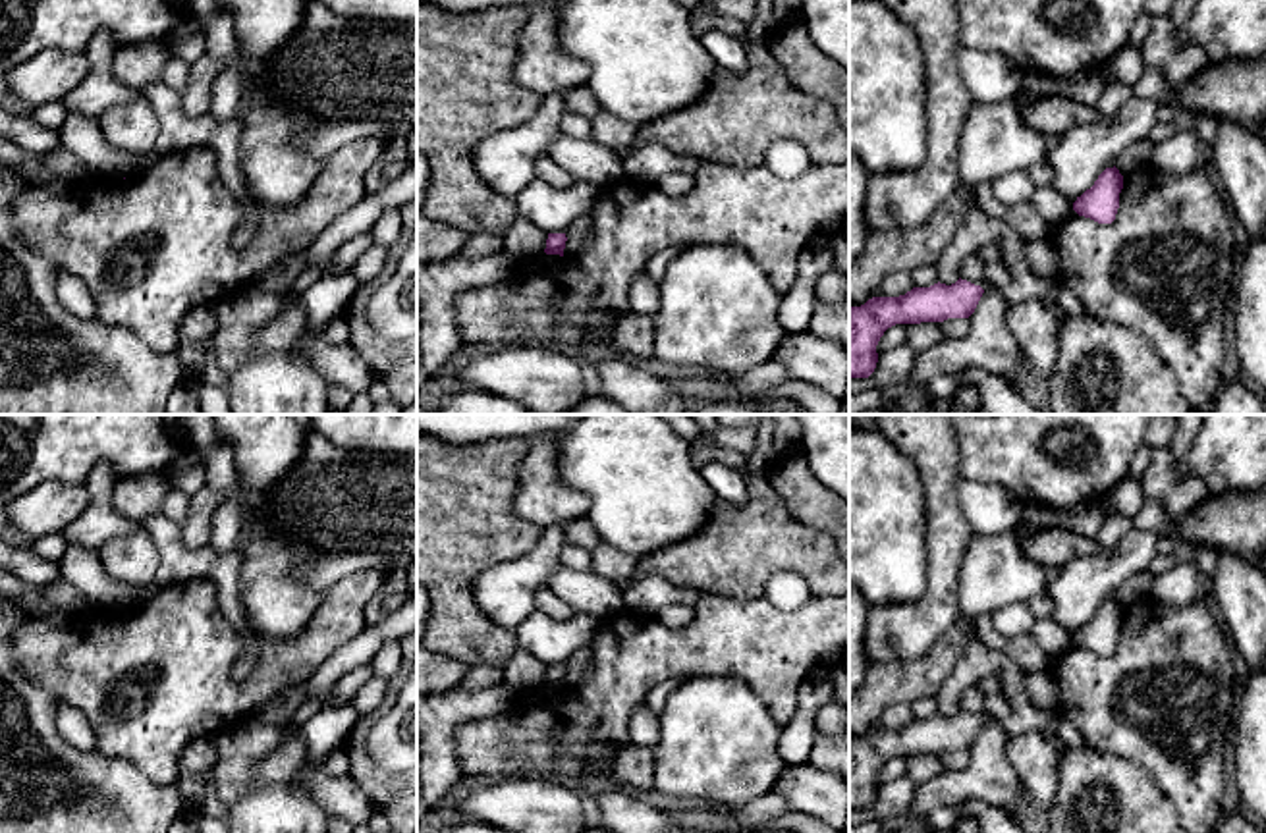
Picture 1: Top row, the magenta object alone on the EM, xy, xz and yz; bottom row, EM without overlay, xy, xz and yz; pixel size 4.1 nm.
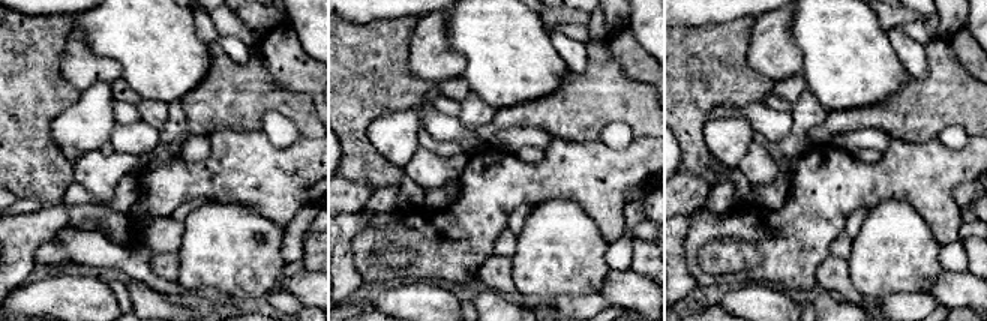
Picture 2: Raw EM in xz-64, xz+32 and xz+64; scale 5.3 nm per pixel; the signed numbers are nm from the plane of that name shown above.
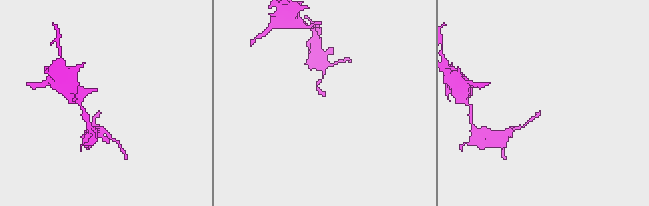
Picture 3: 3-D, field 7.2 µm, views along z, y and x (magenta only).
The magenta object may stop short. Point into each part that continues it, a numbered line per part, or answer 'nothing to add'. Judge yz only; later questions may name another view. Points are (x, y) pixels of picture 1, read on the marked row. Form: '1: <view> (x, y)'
nothing to add

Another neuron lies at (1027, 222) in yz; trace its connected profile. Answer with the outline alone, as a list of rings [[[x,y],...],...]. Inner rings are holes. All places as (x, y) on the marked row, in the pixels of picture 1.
[[[980,181],[975,187],[977,202],[988,216],[1011,226],[1023,241],[1048,235],[1048,224],[1036,208],[1031,208],[1029,204],[1009,208],[1002,206],[992,193],[992,183],[994,181]]]

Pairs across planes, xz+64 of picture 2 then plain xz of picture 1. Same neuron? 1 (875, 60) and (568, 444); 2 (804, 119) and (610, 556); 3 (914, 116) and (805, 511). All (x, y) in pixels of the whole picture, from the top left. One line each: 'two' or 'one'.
1: one
2: one
3: two

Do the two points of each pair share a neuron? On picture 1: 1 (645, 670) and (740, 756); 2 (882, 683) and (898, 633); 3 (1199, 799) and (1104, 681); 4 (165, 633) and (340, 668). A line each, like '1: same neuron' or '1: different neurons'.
1: different neurons
2: different neurons
3: same neuron
4: different neurons

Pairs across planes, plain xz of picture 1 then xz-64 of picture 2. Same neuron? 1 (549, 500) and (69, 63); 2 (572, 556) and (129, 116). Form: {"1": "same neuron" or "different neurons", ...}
{"1": "same neuron", "2": "same neuron"}

